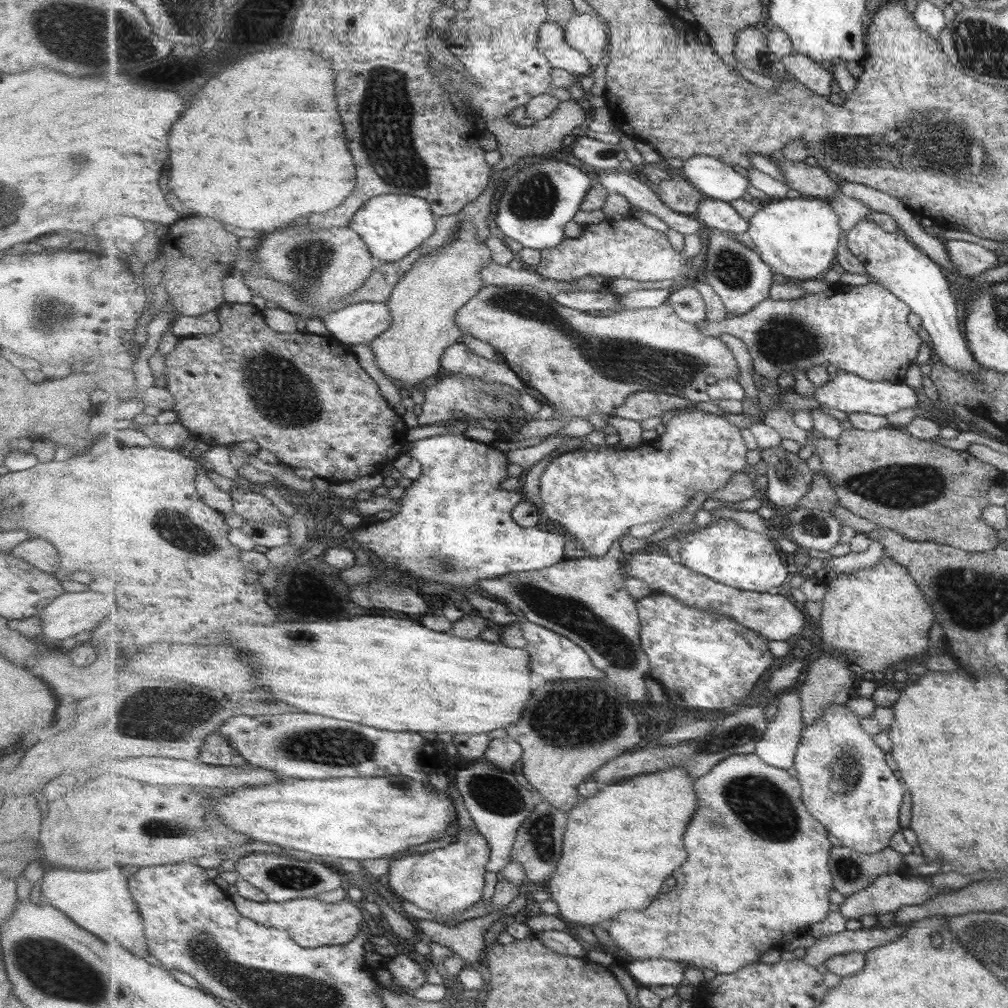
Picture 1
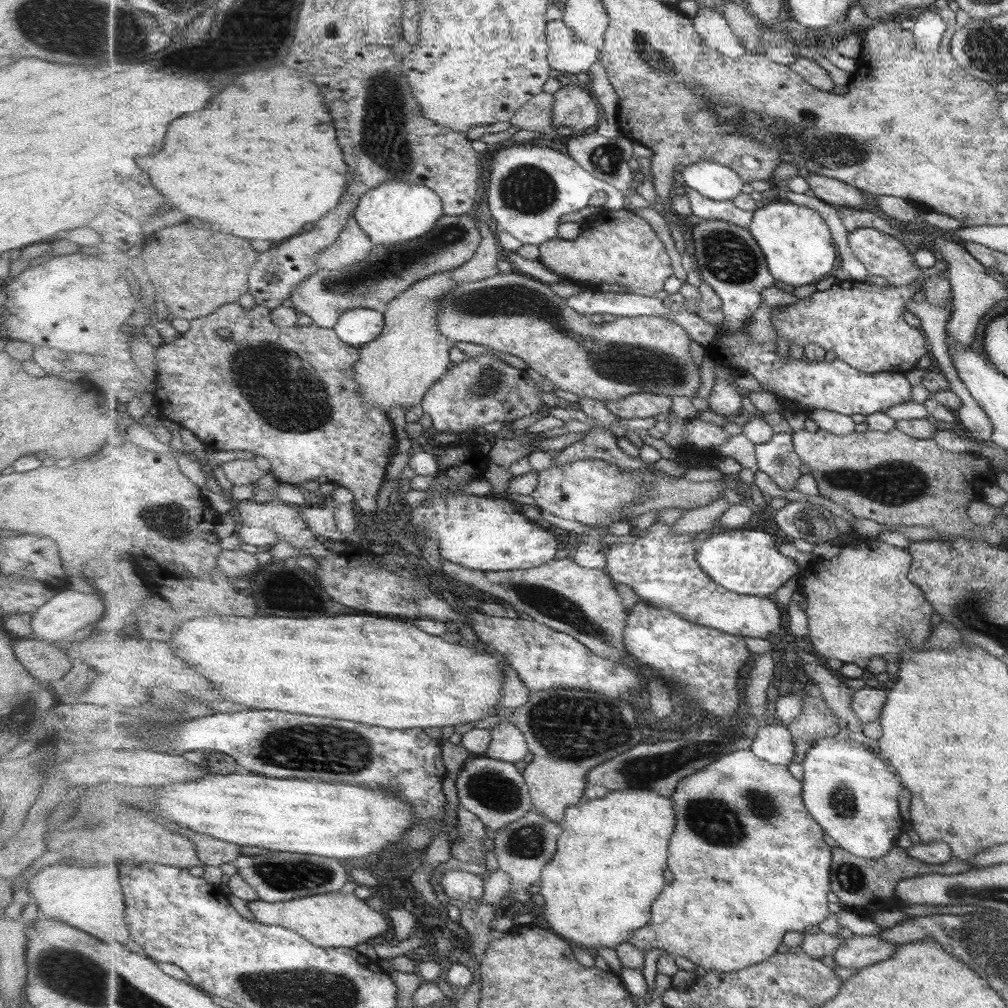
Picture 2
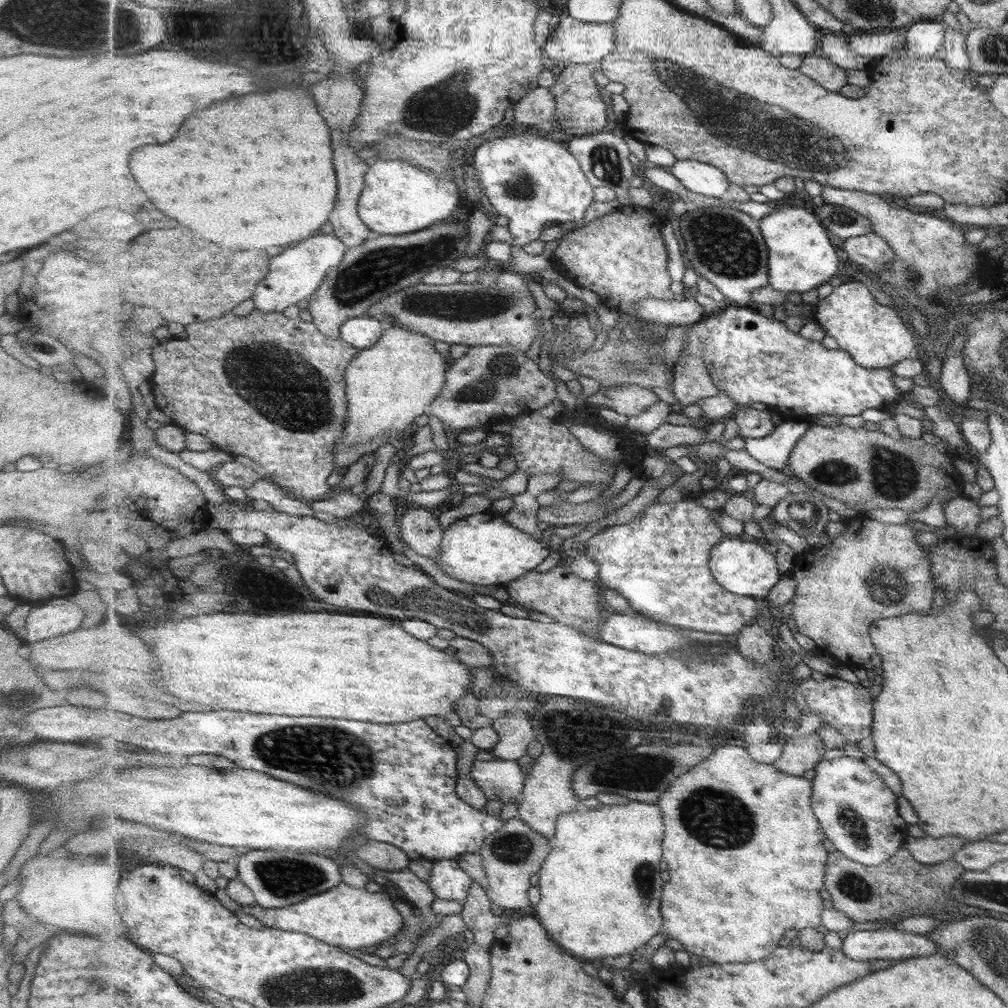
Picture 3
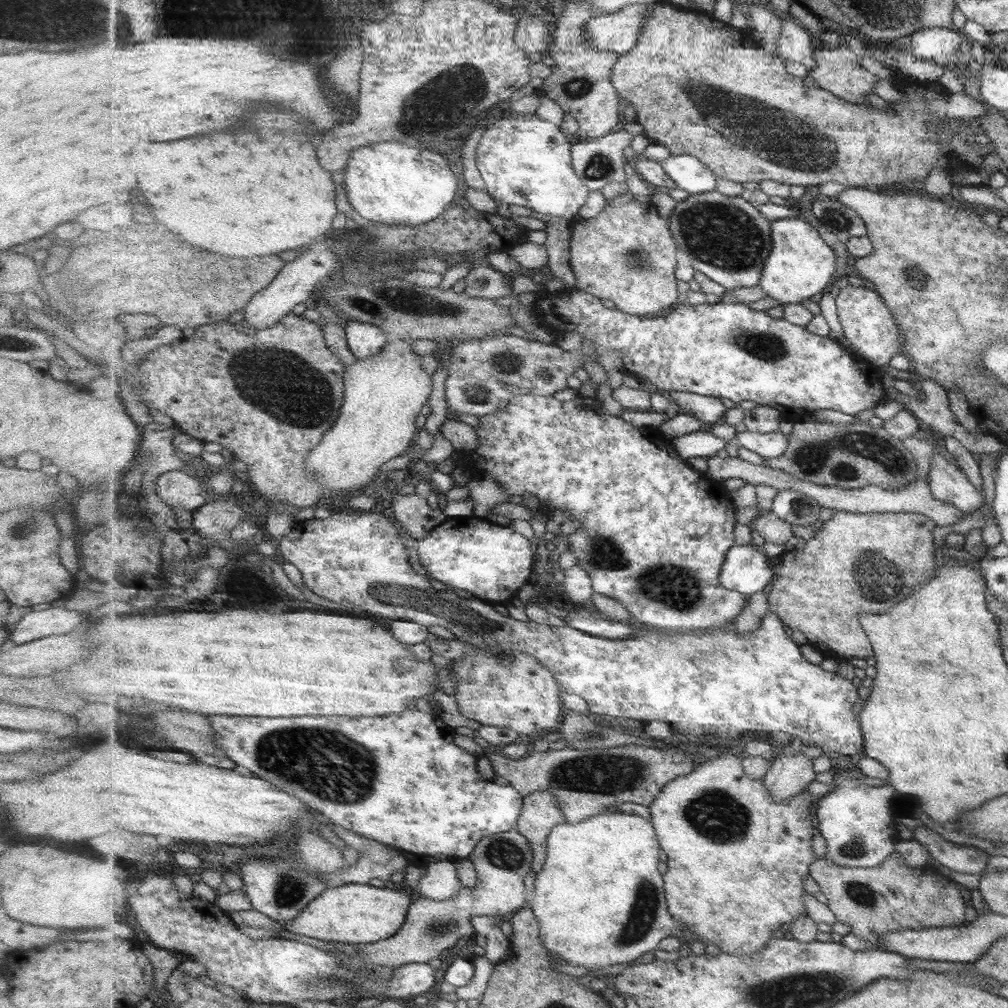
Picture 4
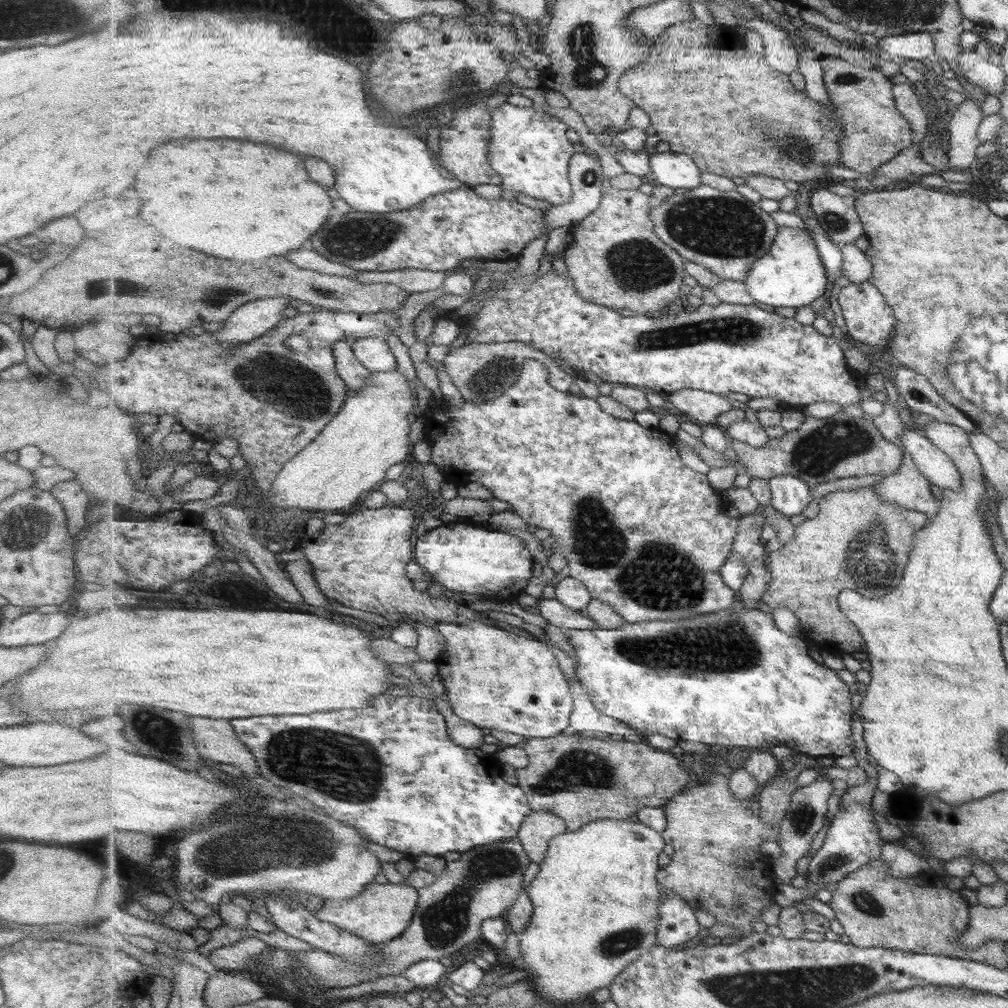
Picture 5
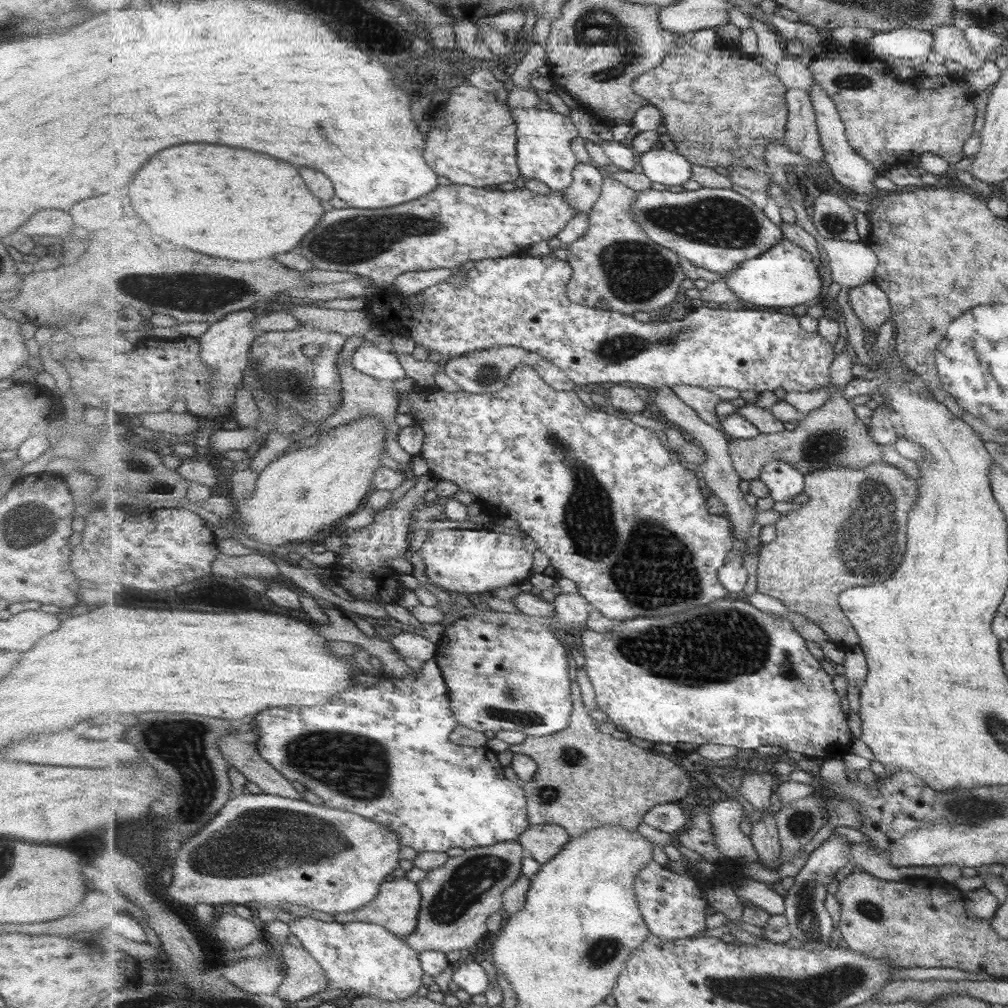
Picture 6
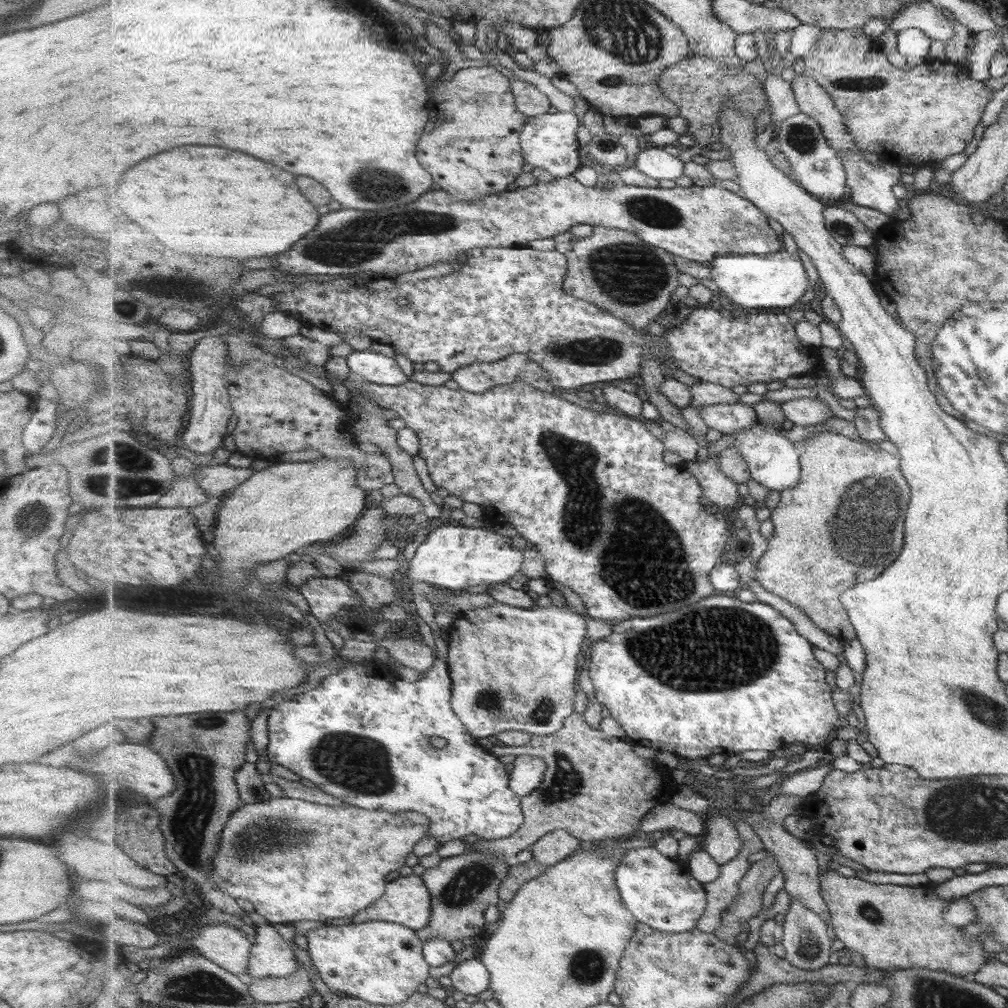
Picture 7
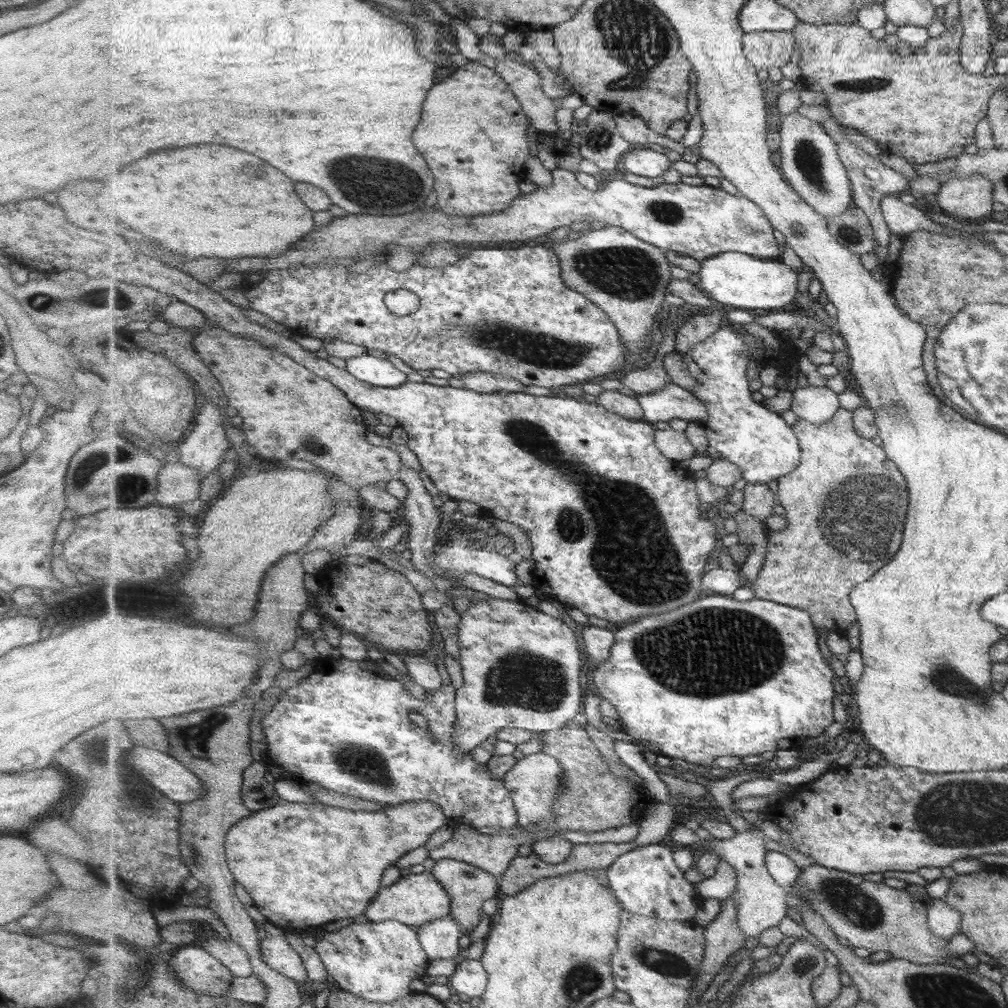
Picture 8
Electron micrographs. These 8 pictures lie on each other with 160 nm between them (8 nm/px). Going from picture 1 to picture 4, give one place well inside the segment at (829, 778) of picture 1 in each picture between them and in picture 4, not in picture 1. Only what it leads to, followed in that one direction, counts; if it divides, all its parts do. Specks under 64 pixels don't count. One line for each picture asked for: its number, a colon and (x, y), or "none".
2: (850, 791)
3: (858, 810)
4: (855, 819)

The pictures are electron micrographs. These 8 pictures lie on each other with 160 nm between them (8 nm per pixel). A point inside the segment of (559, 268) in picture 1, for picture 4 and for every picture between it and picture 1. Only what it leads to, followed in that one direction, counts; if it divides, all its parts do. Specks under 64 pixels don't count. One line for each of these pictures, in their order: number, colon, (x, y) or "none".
2: (619, 252)
3: (623, 257)
4: (626, 254)

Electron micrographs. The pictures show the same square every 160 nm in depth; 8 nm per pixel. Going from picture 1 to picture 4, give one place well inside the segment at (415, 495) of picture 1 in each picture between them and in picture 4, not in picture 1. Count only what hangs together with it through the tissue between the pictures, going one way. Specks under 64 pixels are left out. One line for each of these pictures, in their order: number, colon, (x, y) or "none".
2: (485, 533)
3: (484, 549)
4: (491, 561)

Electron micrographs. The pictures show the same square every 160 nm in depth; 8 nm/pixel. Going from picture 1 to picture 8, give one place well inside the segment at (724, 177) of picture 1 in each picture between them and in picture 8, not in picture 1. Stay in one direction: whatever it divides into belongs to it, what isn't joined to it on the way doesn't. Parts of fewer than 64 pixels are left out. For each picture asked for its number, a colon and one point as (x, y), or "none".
2: (717, 182)
3: (704, 179)
4: (691, 175)
5: (673, 170)
6: (667, 168)
7: (657, 164)
8: (642, 162)

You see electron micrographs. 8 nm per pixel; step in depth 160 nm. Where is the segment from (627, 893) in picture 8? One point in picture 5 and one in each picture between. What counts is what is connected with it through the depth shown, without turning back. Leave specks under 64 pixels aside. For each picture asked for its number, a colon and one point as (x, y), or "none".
5: (678, 924)
6: (673, 905)
7: (660, 892)

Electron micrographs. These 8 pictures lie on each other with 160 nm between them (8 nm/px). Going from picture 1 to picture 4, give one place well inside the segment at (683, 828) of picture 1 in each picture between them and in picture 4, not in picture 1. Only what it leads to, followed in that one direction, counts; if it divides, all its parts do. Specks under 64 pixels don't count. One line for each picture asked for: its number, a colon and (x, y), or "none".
2: (613, 853)
3: (601, 889)
4: (601, 900)

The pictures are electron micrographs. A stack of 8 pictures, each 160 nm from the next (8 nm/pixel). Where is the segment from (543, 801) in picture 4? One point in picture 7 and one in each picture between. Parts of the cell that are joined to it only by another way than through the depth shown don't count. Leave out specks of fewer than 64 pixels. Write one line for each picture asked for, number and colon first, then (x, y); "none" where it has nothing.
5: (537, 830)
6: (543, 842)
7: (553, 848)

